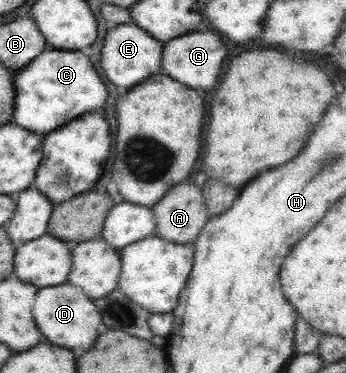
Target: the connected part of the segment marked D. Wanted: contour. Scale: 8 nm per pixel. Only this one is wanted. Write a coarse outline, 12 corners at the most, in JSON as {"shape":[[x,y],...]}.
{"shape":[[67,282],[38,288],[42,338],[89,350],[102,322],[94,301]]}

